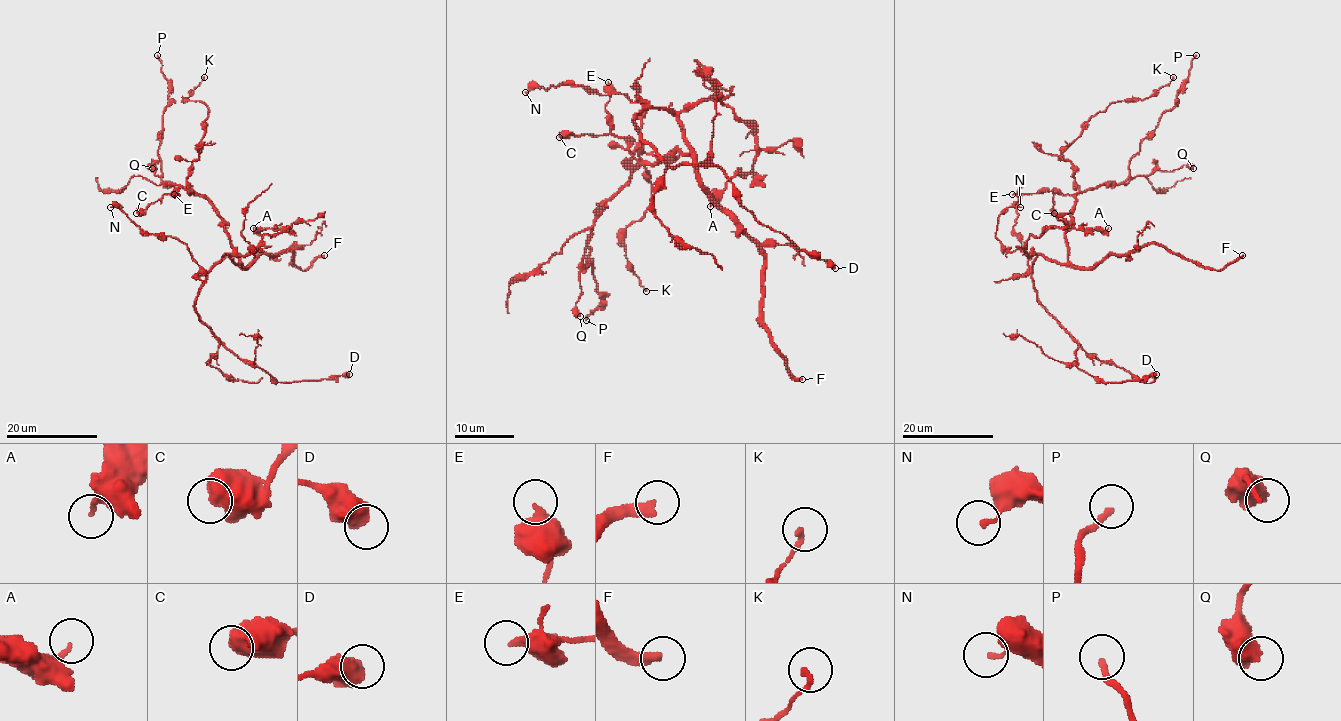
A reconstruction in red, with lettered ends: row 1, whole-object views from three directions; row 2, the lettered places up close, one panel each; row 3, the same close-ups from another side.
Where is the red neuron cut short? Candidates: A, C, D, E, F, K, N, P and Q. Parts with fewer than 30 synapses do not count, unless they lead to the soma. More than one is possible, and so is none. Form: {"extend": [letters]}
{"extend": ["F"]}

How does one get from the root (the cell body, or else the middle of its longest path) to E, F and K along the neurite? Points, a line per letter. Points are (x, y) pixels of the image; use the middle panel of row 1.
E: (686, 138), (692, 153), (638, 160), (629, 142), (611, 132), (608, 82)
F: (686, 138), (698, 184), (734, 220), (765, 259), (762, 323), (774, 350), (789, 371), (802, 379)
K: (686, 138), (692, 153), (632, 169), (624, 162), (641, 145), (652, 203), (626, 228), (624, 251), (646, 291)

